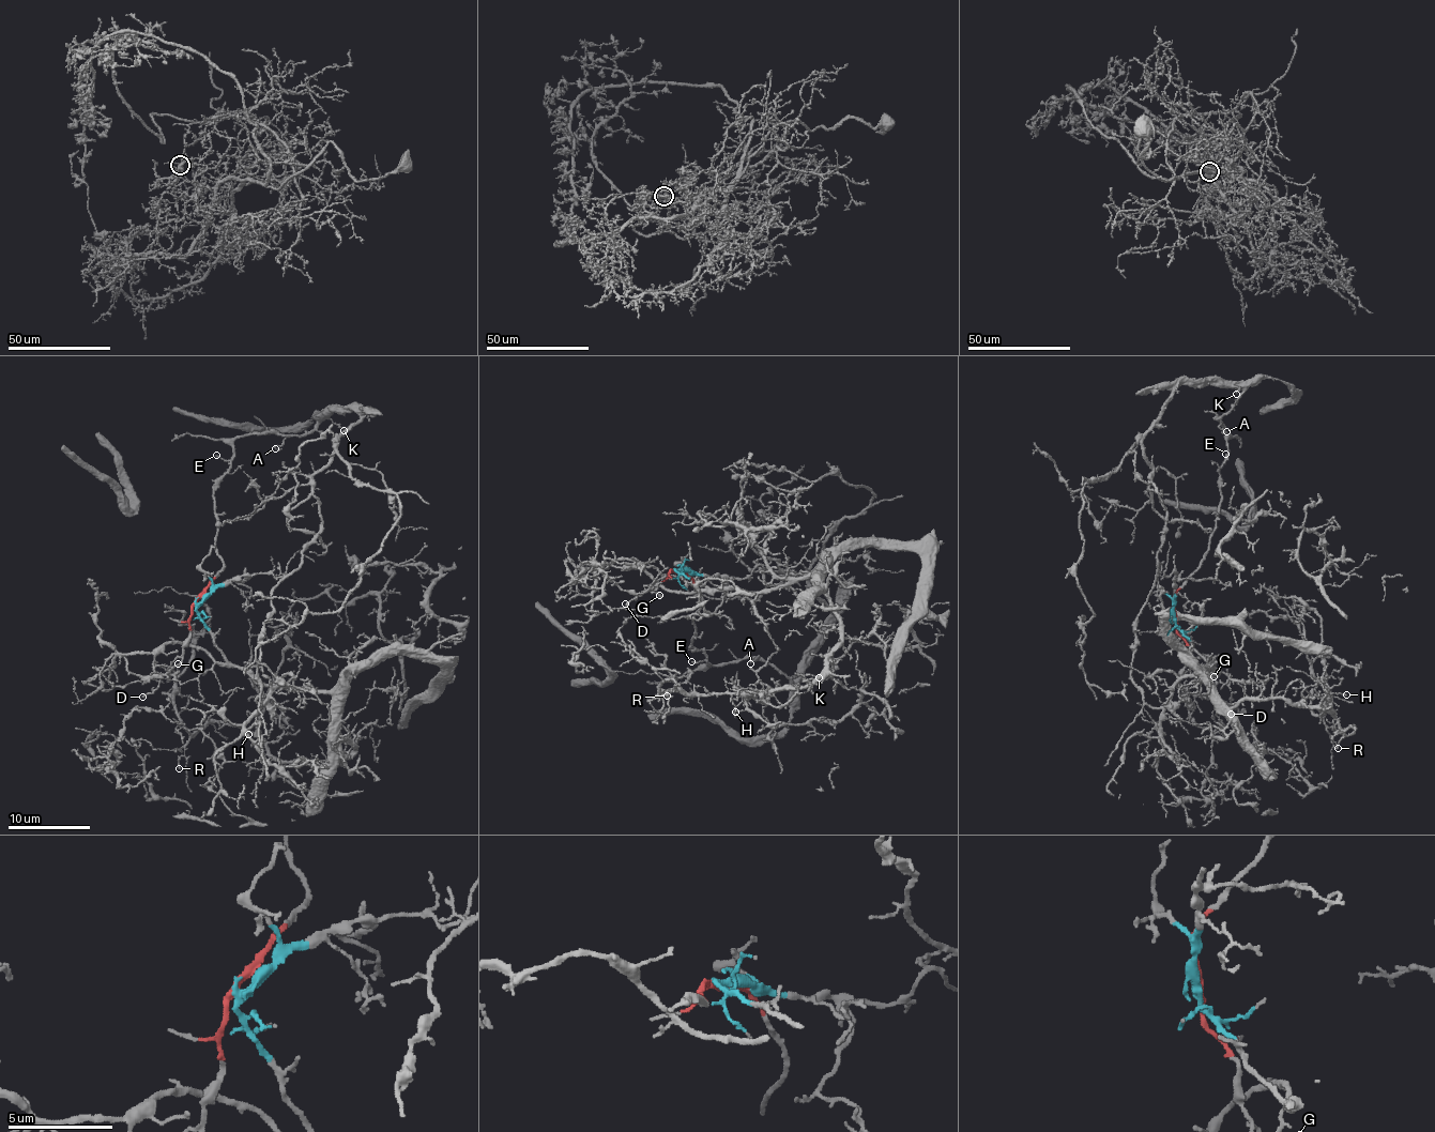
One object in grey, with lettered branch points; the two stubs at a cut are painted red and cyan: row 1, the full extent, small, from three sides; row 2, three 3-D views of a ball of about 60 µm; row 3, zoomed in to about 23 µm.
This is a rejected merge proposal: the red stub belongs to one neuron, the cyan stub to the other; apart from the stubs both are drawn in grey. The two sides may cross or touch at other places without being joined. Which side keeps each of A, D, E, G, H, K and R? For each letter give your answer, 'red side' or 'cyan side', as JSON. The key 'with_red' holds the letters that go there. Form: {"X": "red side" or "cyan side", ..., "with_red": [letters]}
{"A": "red side", "D": "red side", "E": "red side", "G": "red side", "H": "cyan side", "K": "red side", "R": "cyan side", "with_red": ["A", "D", "E", "G", "K"]}

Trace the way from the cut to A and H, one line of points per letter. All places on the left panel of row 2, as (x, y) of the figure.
A: (196, 600), (223, 564), (213, 500), (215, 482), (233, 460), (233, 442), (279, 433), (283, 442), (274, 447)
H: (196, 602), (230, 662), (258, 682), (333, 694), (339, 743), (354, 751), (322, 766), (279, 761), (248, 735)

